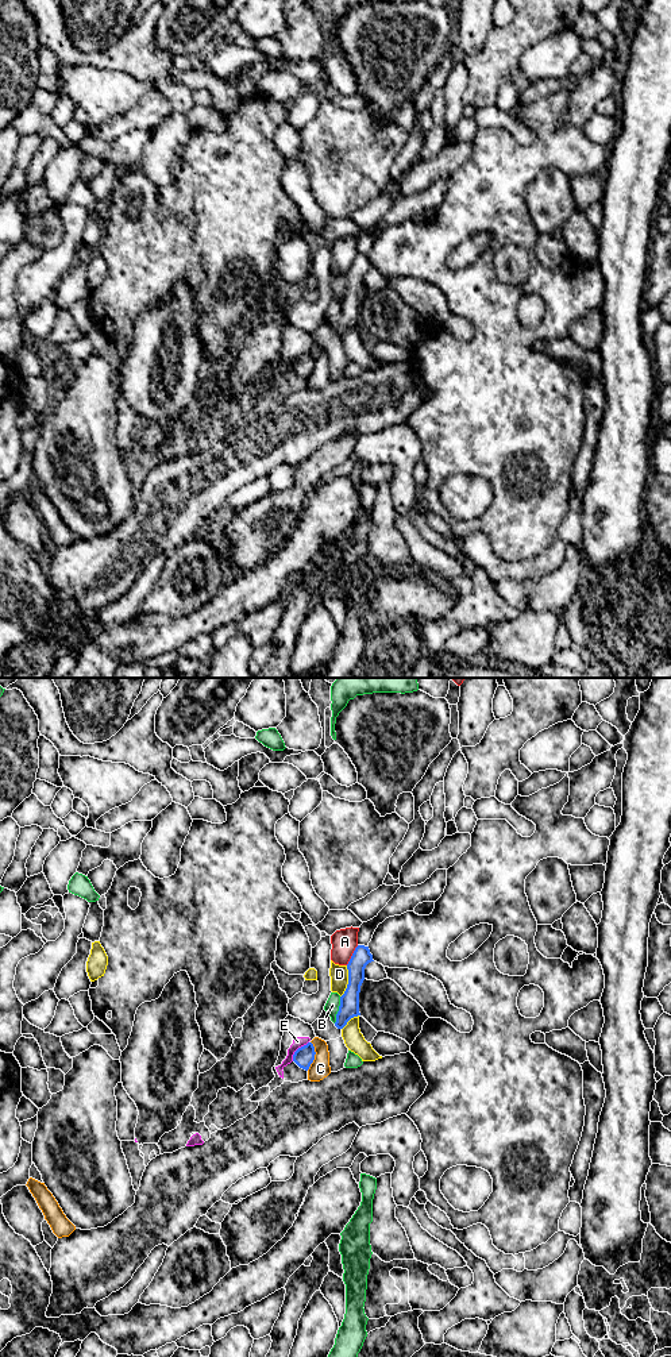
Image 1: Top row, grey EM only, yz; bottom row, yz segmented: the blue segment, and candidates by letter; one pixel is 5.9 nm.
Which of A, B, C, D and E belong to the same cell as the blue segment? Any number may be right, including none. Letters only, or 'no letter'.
no letter

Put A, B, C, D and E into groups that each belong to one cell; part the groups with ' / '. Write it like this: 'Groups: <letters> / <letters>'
Groups: A / B / C E / D

